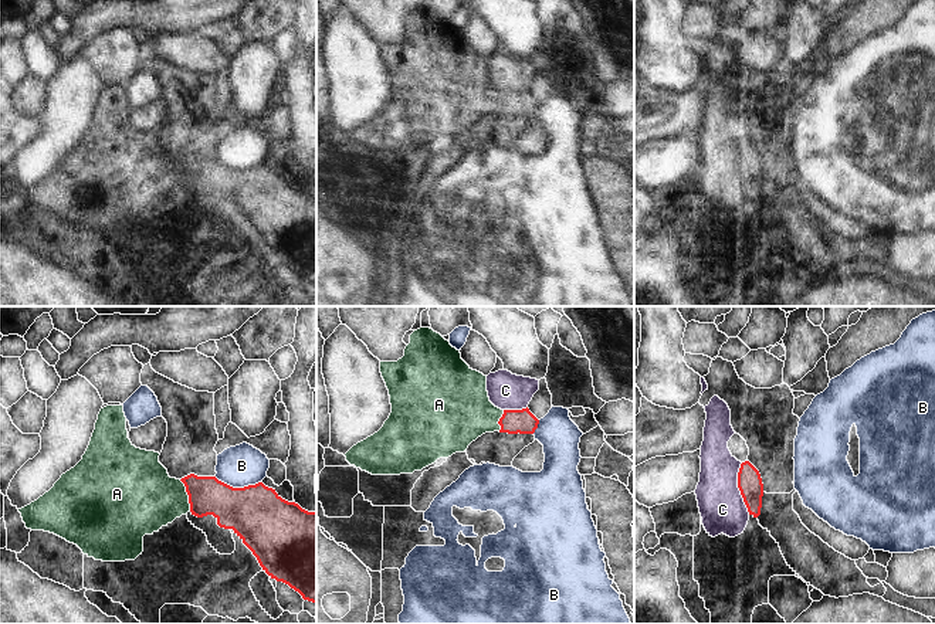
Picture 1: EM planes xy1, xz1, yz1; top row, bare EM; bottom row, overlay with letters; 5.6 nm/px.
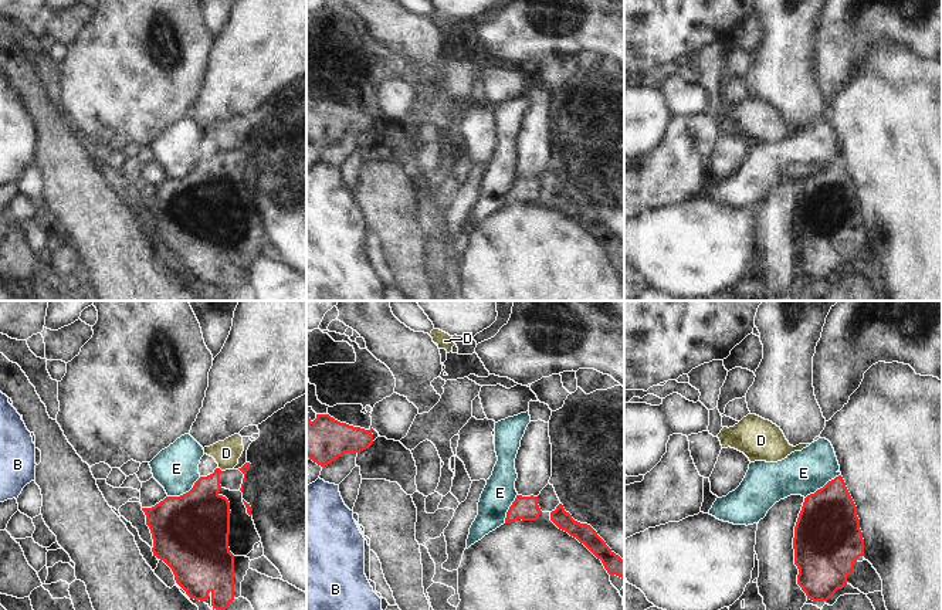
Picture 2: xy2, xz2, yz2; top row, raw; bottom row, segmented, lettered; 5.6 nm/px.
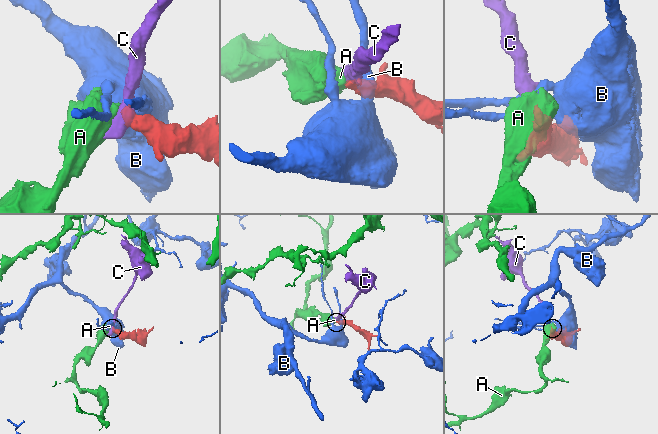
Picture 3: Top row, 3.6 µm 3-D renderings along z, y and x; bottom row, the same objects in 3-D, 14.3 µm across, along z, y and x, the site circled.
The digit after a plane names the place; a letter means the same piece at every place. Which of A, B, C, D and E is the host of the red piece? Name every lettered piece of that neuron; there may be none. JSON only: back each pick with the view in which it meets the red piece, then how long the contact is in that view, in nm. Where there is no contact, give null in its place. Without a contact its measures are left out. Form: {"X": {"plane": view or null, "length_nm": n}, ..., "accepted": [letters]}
{"A": {"plane": "xy1", "length_nm": 190}, "accepted": ["A"]}

